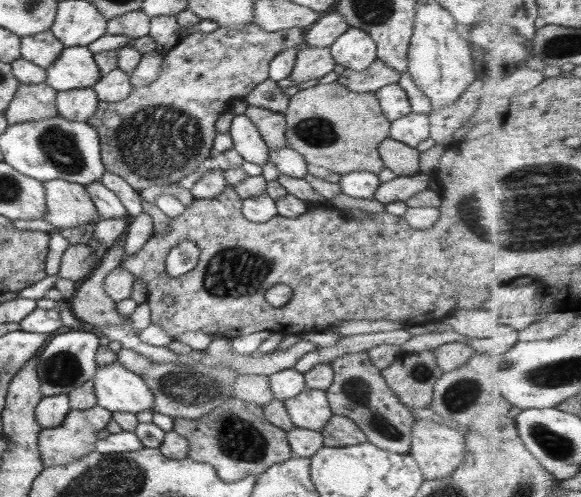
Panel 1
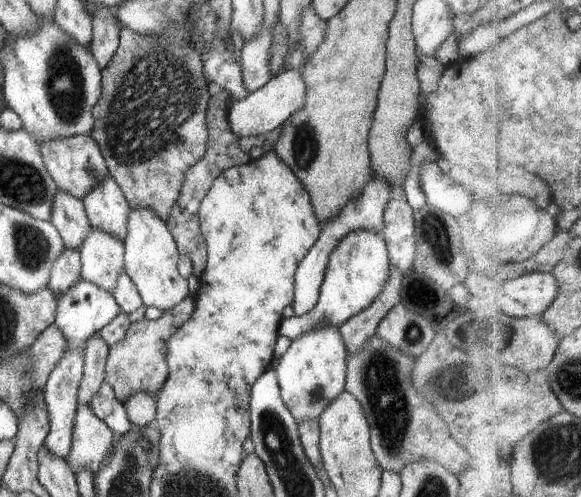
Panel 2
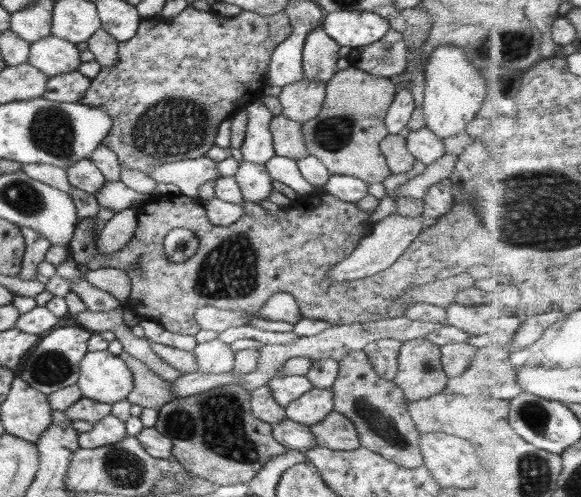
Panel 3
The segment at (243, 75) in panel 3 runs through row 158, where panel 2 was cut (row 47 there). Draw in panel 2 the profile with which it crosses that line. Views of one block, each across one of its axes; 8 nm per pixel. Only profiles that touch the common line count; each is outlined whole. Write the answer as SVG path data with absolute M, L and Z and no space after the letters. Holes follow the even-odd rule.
M183 9L184 15L185 15L185 21L183 25L180 25L178 22L178 28L168 28L164 34L158 34L158 36L138 36L138 34L134 34L134 32L130 31L130 28L126 28L126 26L121 26L119 28L119 42L120 45L118 46L118 49L116 50L116 54L112 56L112 60L108 62L108 66L104 68L104 70L101 71L101 94L100 98L98 98L98 101L94 106L92 106L92 116L94 116L94 126L92 126L92 130L90 130L90 137L98 144L98 148L100 148L100 152L102 154L102 157L104 158L104 162L106 164L106 168L109 172L109 174L116 180L116 183L118 186L120 186L120 189L122 190L122 193L124 194L124 197L126 198L126 201L128 202L129 206L132 206L132 208L152 208L152 212L156 212L160 218L162 218L162 221L166 220L168 218L168 214L170 214L170 210L172 210L172 206L174 205L174 202L178 200L178 194L180 194L180 188L182 188L182 184L184 183L184 174L186 174L186 170L188 168L191 168L204 154L206 153L206 144L208 141L208 132L207 132L207 119L206 116L208 114L208 109L210 108L210 105L212 103L210 90L208 90L208 80L204 78L204 58L203 55L200 54L200 50L198 48L194 48L194 46L186 46L186 44L183 44L184 42L184 36L186 36L186 32L190 32L190 34L200 34L200 32L196 32L196 28L194 28L194 24L186 18L186 10Z

